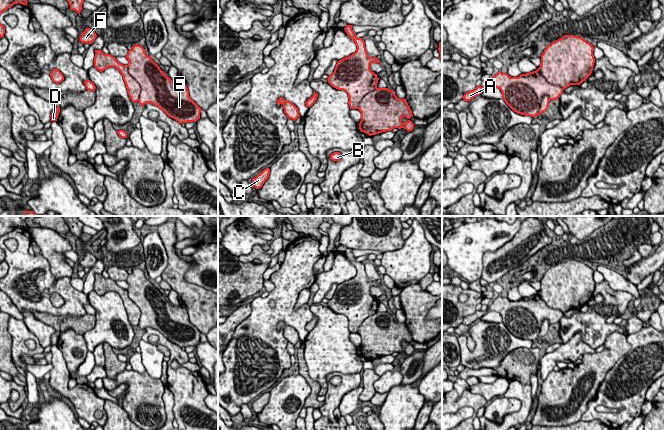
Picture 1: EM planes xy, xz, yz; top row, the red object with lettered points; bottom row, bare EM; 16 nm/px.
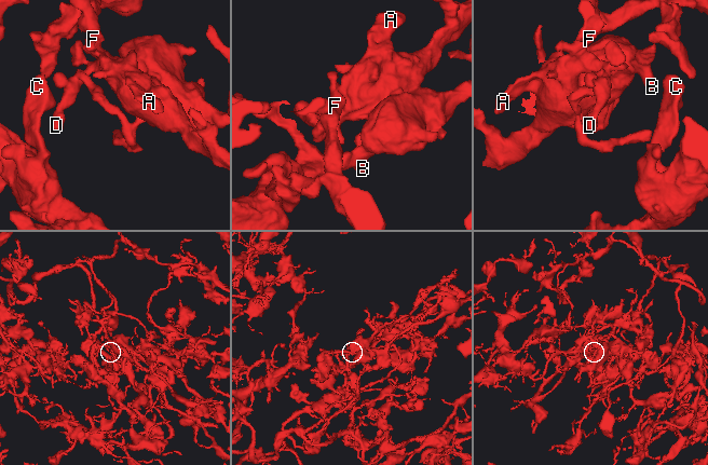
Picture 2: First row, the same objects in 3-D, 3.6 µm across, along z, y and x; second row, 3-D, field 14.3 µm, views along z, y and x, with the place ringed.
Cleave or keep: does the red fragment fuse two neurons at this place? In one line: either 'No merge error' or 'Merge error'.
Merge error

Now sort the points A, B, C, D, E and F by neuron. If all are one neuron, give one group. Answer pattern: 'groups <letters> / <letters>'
groups A C D F / B E

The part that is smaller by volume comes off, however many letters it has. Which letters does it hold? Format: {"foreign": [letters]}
{"foreign": ["B", "E"]}

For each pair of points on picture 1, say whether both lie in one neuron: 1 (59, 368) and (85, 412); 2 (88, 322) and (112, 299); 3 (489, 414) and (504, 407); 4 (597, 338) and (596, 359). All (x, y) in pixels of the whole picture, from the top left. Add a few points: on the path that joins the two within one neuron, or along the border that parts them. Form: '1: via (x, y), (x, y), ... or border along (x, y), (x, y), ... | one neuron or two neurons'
1: via (59, 379), (59, 382), (78, 401) | one neuron
2: border along (95, 315), (95, 324), (83, 335) | two neurons
3: via (493, 411), (500, 407) | one neuron
4: border along (625, 335), (613, 331), (607, 336), (603, 344) | two neurons

